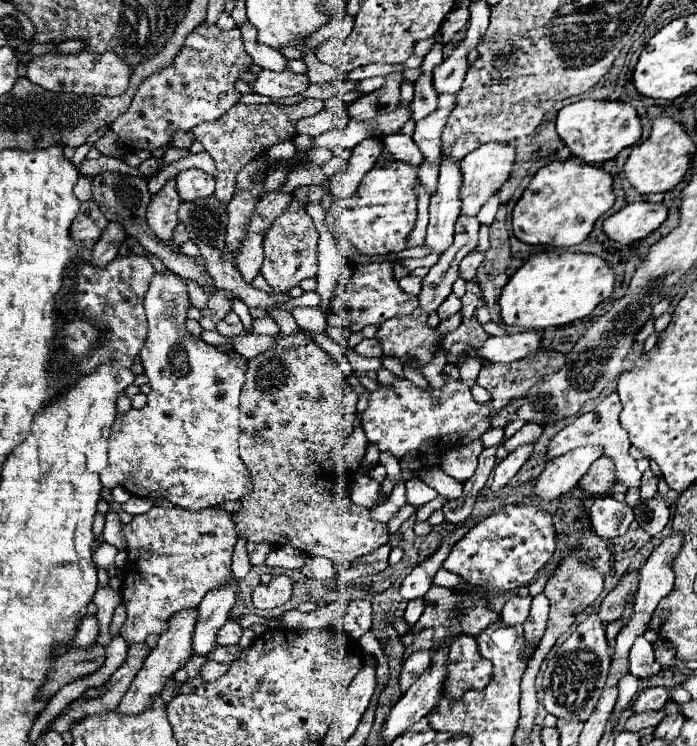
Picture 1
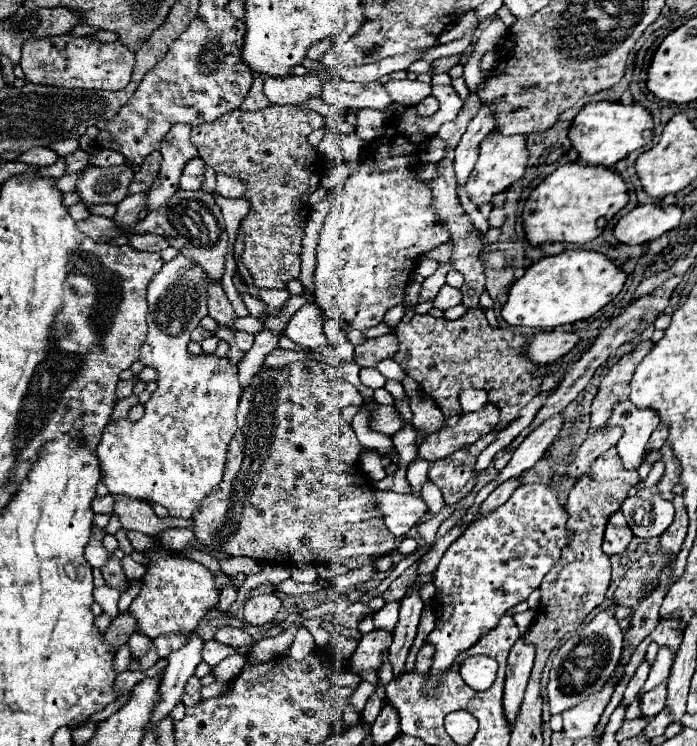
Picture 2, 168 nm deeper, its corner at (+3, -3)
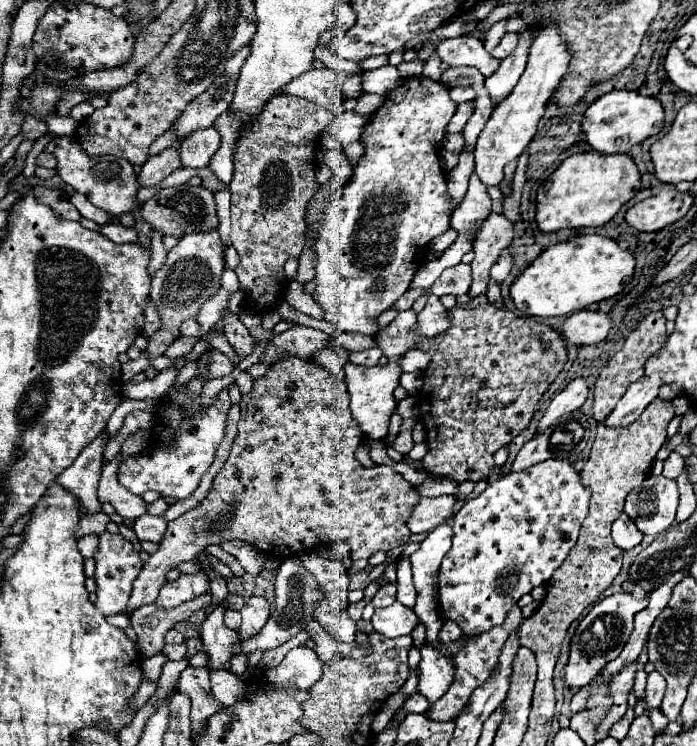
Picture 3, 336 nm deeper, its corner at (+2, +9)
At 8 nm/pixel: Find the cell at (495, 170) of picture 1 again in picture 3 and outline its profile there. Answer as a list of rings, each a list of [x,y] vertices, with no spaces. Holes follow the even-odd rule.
[[[550,24],[548,28],[542,30],[542,36],[538,36],[532,42],[526,68],[524,68],[518,84],[514,86],[512,94],[506,100],[502,100],[502,104],[498,104],[498,108],[494,108],[490,120],[486,122],[484,130],[478,136],[478,144],[474,148],[474,162],[476,162],[474,172],[486,186],[498,186],[504,178],[504,174],[502,174],[504,166],[510,160],[516,160],[526,150],[530,140],[534,138],[538,120],[542,118],[544,108],[546,108],[552,92],[556,90],[560,78],[564,76],[568,62],[570,62],[570,52],[566,50],[566,44],[562,44],[556,28]]]

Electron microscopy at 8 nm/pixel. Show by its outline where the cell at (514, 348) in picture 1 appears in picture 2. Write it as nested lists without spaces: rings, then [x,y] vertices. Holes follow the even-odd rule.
[[[539,332],[535,334],[535,338],[531,338],[527,346],[527,356],[537,364],[553,364],[561,356],[569,354],[579,342],[581,336],[575,332]]]

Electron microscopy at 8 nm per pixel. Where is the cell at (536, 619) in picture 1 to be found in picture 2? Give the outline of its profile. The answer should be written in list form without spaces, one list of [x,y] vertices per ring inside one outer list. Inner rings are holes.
[[[517,640],[507,658],[507,676],[505,676],[505,692],[503,692],[503,714],[513,728],[517,722],[517,712],[523,702],[525,686],[533,668],[533,646]]]

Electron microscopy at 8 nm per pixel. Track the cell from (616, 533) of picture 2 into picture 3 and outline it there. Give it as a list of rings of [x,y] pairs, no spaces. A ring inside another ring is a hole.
[[[622,512],[612,524],[612,540],[622,550],[630,550],[642,542],[642,532],[634,528],[634,522],[626,516],[626,512]]]

